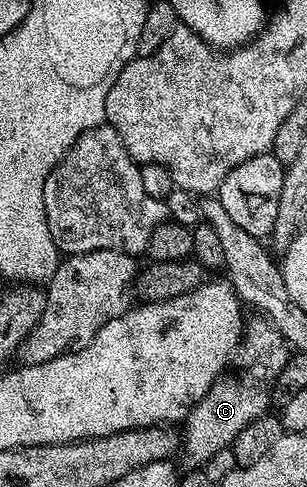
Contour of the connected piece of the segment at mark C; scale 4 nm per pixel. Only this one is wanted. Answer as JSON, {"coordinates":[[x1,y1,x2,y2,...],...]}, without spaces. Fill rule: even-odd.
{"coordinates":[[263,317,252,318,245,322,244,334,240,337,240,346,237,347,234,356,236,383,232,383,231,374,221,375,216,380,216,384,206,393,206,397,202,397,202,401,194,404,192,410,188,412,183,420,182,456,184,455,185,468,203,468,204,464,210,461,210,457,214,457,214,453,231,447,234,437,238,437,238,433,242,433,242,429,246,429,246,425,250,425,250,421,269,414,270,408,273,406,272,390,274,389,274,381,278,381,278,373,282,373,282,368,286,366,290,348,287,341,282,337,282,333,278,333,278,329,267,319]]}

